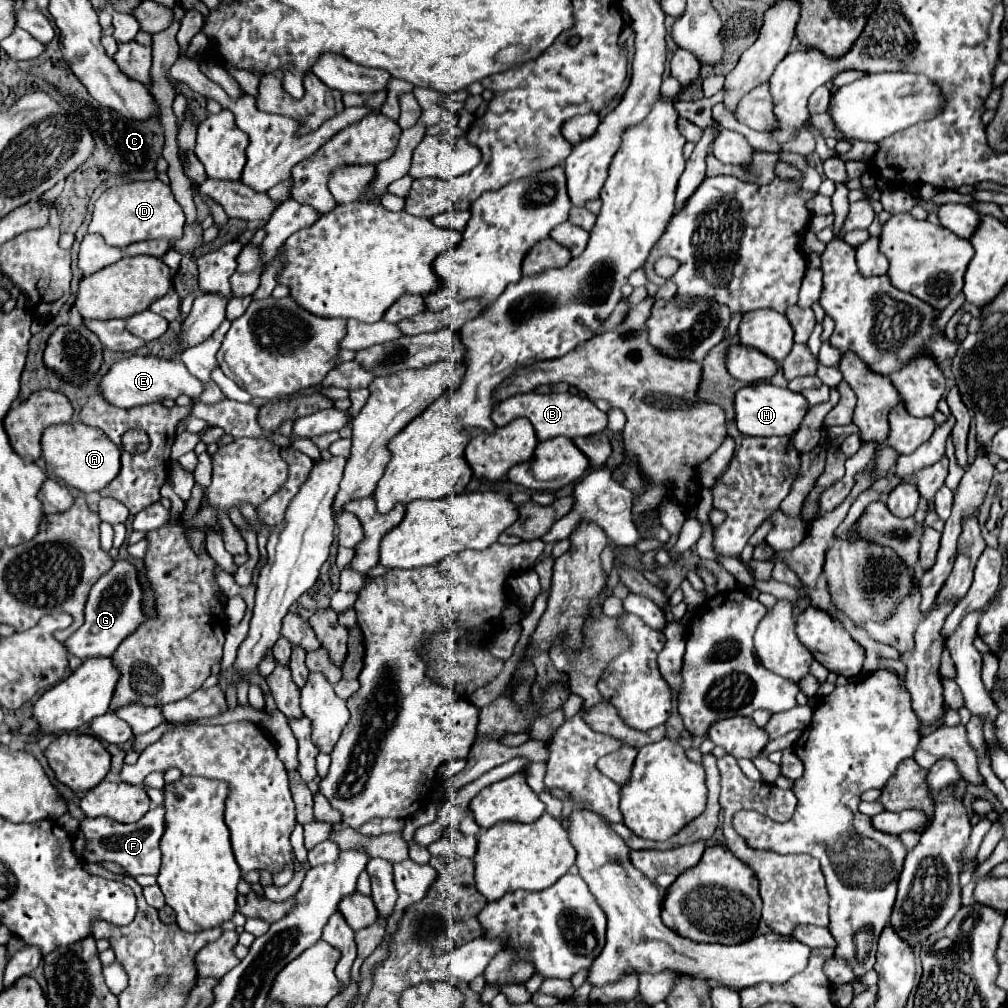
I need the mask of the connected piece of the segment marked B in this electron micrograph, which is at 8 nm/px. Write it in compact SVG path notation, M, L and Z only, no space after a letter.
M538 392L518 394L518 396L502 400L494 408L490 418L496 426L506 426L520 416L524 416L532 422L538 440L548 440L548 438L554 438L554 436L566 436L566 438L590 436L594 432L602 432L608 424L606 412L598 410L592 400L582 398L580 394L570 394L570 392L562 392L562 394L538 394Z

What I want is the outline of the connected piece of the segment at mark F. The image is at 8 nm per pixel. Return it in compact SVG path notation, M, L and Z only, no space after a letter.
M152 806L138 822L122 824L116 820L110 820L108 816L96 816L96 818L84 818L80 822L80 830L86 836L86 848L82 854L84 862L116 862L124 868L124 872L132 878L140 874L156 874L160 868L160 838L166 830L166 808Z

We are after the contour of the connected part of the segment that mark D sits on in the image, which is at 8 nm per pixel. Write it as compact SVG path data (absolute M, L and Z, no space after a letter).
M162 180L152 182L130 182L116 188L108 188L94 204L92 220L88 226L90 234L100 234L106 244L116 248L126 248L134 242L170 238L176 240L182 236L184 212L172 196L170 186Z

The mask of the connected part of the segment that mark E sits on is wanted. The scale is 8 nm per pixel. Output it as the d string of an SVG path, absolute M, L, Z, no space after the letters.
M130 356L118 360L98 382L98 394L118 408L134 408L150 402L162 402L166 398L176 400L180 394L198 396L202 392L202 382L192 376L180 360L162 360L154 356Z

